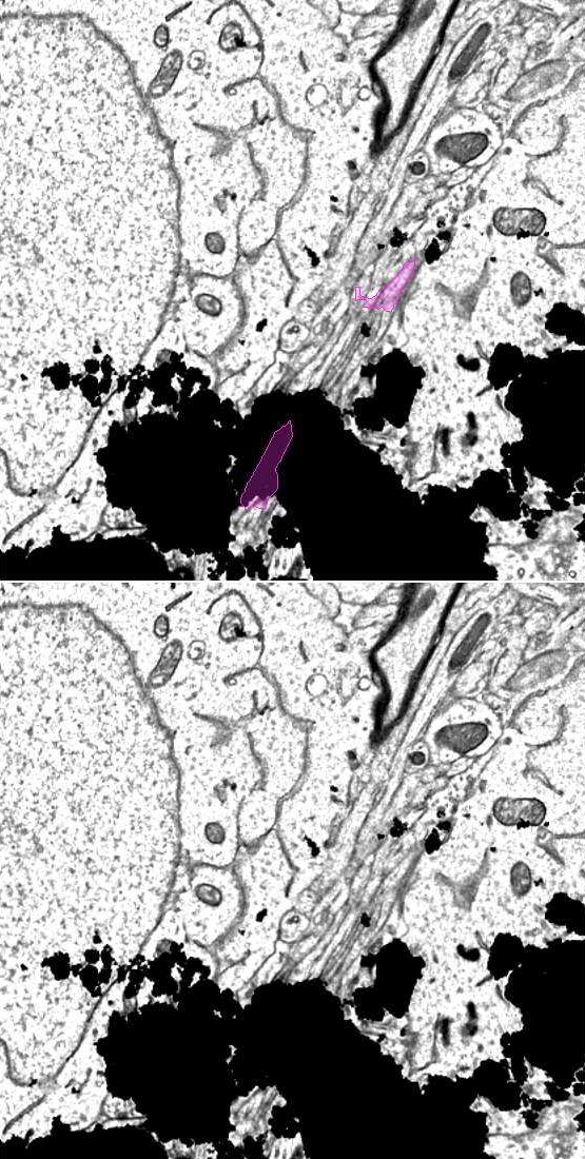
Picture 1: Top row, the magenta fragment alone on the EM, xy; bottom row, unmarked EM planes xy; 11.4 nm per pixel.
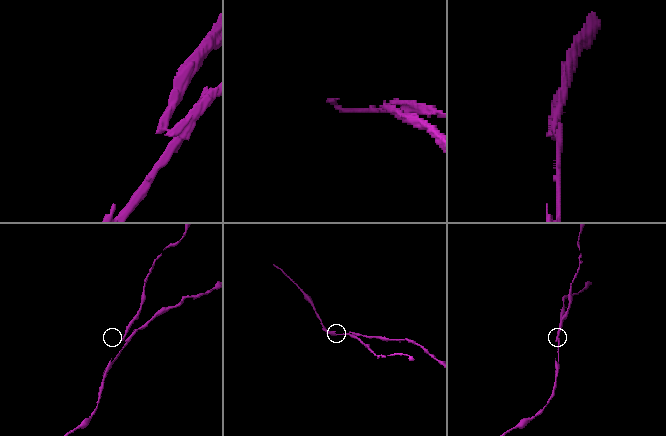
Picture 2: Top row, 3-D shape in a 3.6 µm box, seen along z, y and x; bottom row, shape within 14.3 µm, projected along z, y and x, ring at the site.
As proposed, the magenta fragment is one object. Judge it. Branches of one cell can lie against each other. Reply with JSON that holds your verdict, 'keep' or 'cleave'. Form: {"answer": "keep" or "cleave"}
{"answer": "cleave"}

